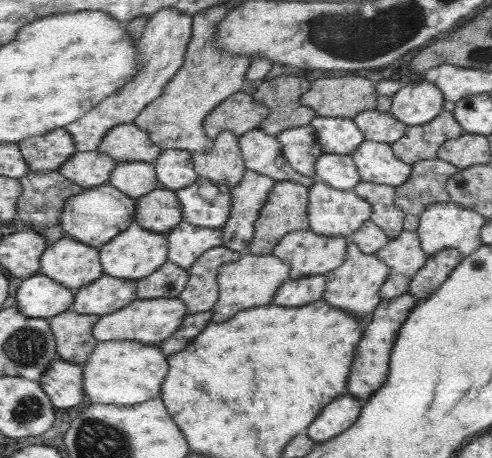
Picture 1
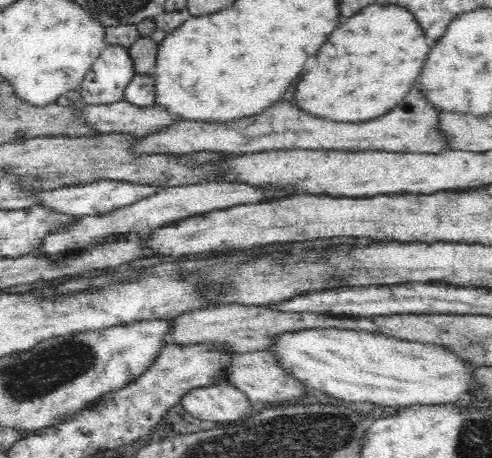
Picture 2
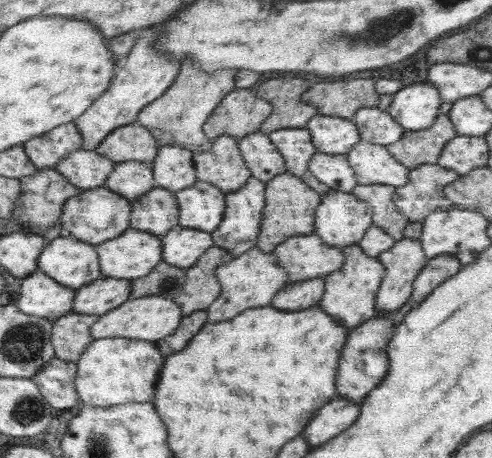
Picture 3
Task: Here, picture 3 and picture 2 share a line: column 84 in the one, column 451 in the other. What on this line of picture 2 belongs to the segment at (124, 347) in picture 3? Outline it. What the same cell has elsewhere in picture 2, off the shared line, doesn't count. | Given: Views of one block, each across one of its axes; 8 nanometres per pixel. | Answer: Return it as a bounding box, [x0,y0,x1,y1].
[276,330,470,406]

